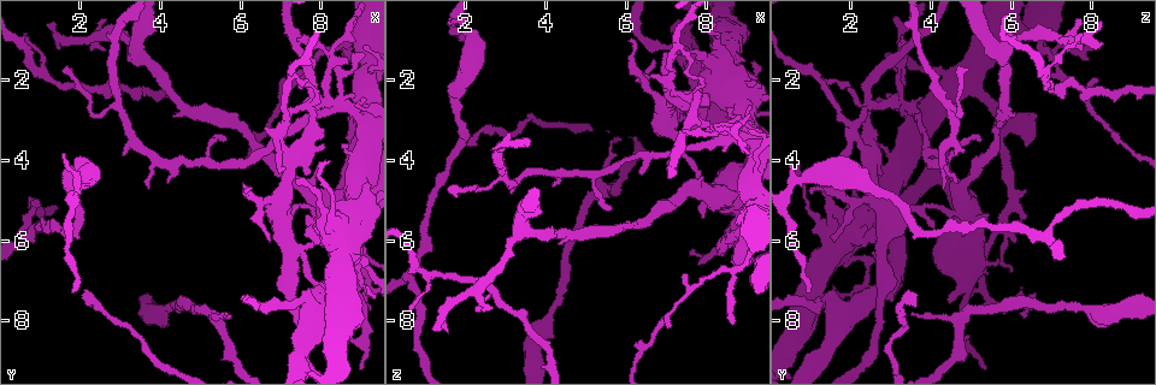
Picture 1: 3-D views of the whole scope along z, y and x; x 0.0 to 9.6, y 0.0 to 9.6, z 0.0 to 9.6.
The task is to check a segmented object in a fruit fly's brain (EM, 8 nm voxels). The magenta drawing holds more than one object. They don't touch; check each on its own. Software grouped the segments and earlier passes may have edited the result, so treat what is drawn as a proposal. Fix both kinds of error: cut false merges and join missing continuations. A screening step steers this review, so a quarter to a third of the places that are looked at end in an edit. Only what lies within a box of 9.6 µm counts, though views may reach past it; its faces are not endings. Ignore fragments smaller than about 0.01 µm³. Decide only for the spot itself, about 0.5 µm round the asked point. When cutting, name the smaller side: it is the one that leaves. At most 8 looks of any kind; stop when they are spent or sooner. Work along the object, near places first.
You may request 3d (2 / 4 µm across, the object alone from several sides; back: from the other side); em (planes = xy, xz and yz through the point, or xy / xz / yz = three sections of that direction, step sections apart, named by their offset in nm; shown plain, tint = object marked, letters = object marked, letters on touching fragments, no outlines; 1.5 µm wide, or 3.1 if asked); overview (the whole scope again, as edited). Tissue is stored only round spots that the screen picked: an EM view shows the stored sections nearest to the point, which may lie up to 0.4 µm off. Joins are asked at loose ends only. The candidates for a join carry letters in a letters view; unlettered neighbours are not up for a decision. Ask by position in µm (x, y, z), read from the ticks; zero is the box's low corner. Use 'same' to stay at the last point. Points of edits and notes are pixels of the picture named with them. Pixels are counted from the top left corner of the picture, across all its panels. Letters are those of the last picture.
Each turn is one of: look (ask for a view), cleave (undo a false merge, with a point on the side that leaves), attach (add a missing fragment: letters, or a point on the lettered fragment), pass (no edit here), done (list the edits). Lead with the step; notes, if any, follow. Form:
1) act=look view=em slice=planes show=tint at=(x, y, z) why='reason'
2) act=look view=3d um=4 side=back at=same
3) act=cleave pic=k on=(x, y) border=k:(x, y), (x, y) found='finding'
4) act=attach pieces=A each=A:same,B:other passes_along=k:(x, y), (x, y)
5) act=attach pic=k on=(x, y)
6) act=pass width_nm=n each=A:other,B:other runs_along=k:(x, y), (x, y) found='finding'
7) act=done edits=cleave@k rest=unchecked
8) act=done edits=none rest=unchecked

act=look view=em slice=xy step=4 show=letters at=(7.15, 2.05, 8.15) why='tapers out'

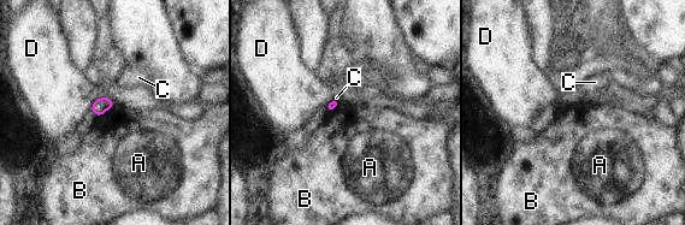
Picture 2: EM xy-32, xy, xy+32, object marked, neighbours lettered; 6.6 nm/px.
act=look view=em slice=planes show=letters at=same why='another direction'

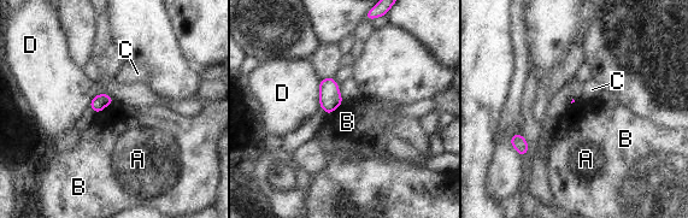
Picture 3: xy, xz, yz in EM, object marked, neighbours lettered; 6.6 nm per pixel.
act=pass longest_contact=D:180nm each=A:other,B:other,C:other,D:other found='no lettered fragment goes on from it'

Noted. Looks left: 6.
act=look view=em slice=planes show=letters at=(7.75, 2.55, 2.45) why='touches itself'

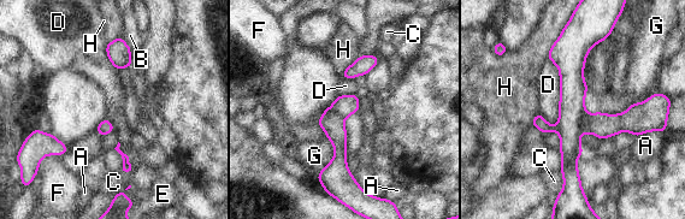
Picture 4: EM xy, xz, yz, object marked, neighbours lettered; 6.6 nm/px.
act=cleave pic=4 on=(602, 125) longest_contact=D:460nm each=A:other,B:other,C:other,D:other,E:other,F:other,G:other,H:other found='two neurons meet here'

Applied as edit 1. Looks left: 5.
act=look view=overview why='see it whole again'

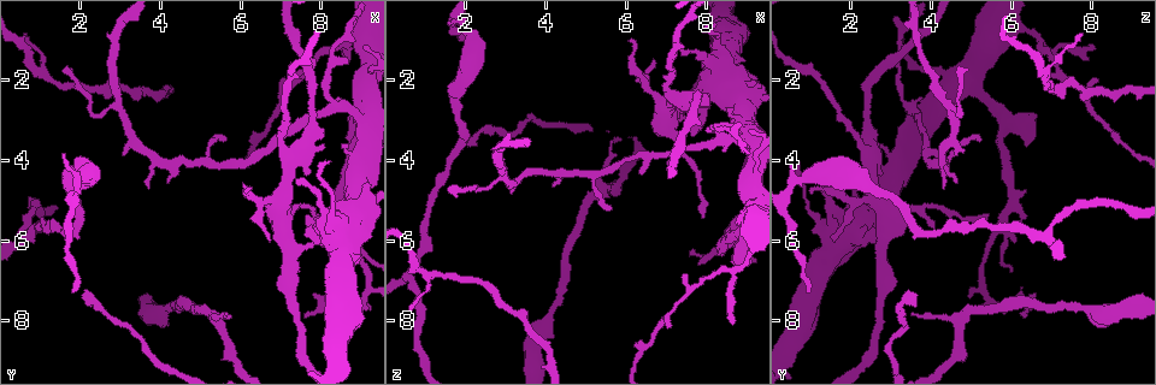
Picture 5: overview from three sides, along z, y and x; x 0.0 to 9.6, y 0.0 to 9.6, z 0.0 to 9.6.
act=look view=3d um=4 at=(1.85, 7.30, 0.95) why='tapers out'

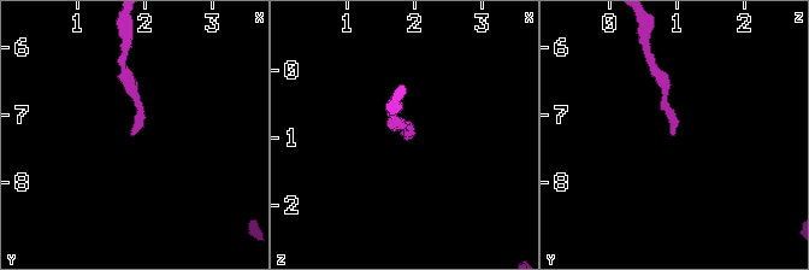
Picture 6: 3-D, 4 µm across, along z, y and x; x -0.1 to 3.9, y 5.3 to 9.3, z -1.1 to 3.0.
act=look view=em slice=planes show=letters at=(1.80, 7.35, 0.95)

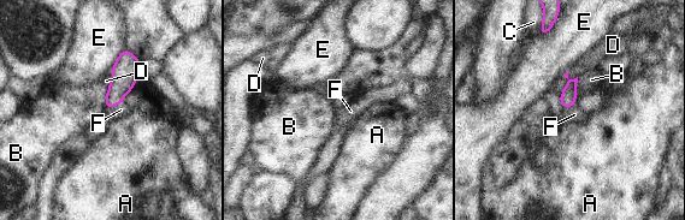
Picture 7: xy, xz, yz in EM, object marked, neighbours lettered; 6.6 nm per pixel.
act=attach pieces=F width_nm=110 each=A:other,B:other,C:other,D:other,E:other,F:same passes_along=7:(124, 73), (114, 106), (120, 110) found='the neuron continues'

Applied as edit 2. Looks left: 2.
act=look view=3d um=4 side=back at=(0.60, 0.90, 7.75) why='free end'

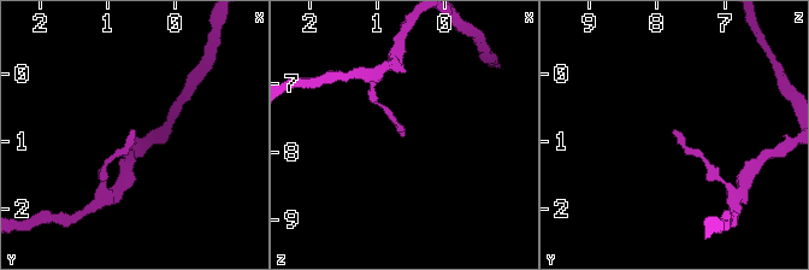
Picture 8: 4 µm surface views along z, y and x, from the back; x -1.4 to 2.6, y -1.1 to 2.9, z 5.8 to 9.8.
act=look view=em slice=planes show=letters at=(0.60, 0.85, 7.75) why='shape alone is not enough'

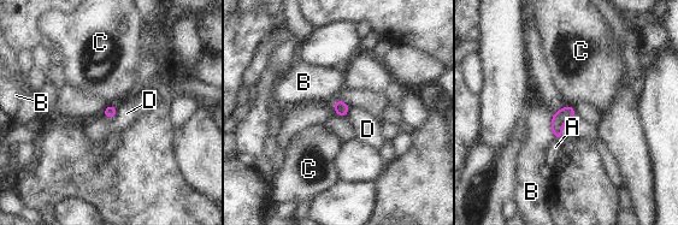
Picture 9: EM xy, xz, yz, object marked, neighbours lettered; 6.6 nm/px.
act=pass each=A:other,B:other,C:other,D:other border=9:(108, 105), (115, 106) found='no lettered fragment goes on from it'

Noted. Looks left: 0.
act=done edits=cleave@4,attach@7 rest=unchecked

